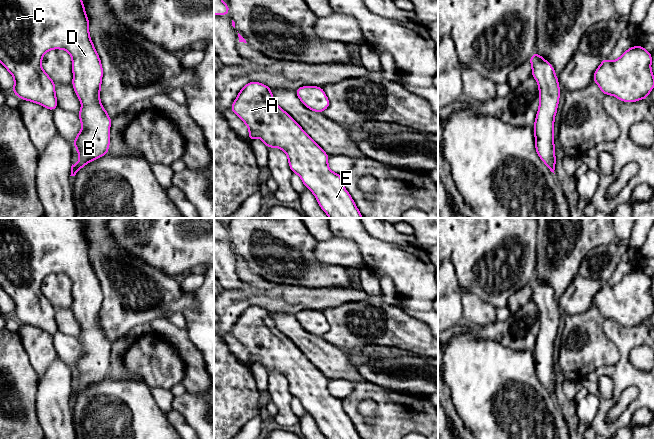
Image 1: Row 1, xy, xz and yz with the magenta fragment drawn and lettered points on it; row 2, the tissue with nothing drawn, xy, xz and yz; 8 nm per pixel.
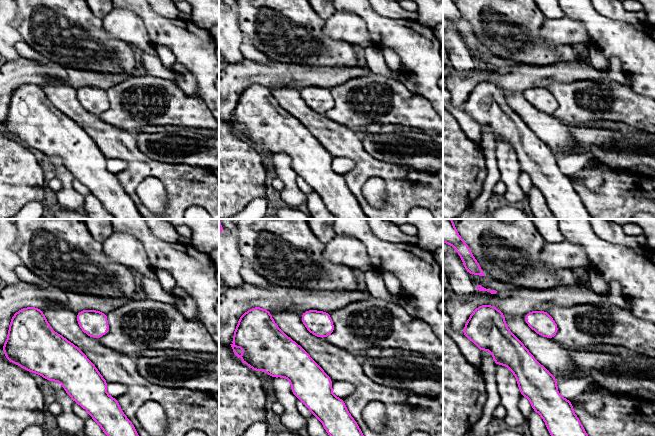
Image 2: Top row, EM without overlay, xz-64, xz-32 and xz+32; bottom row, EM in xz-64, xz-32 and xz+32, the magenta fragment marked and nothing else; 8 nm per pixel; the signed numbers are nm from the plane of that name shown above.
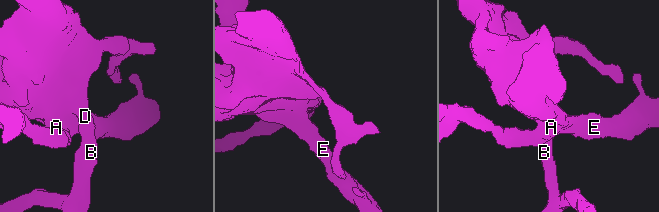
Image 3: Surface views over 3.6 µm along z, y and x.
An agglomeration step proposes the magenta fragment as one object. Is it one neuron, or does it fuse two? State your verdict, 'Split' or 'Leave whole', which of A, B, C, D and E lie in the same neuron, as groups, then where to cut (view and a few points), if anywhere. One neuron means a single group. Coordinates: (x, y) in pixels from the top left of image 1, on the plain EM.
Leave whole. Groups: A B C D E. No split

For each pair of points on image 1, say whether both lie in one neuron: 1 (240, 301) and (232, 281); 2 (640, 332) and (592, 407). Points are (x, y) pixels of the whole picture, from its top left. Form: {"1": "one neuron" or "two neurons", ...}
{"1": "two neurons", "2": "two neurons"}

